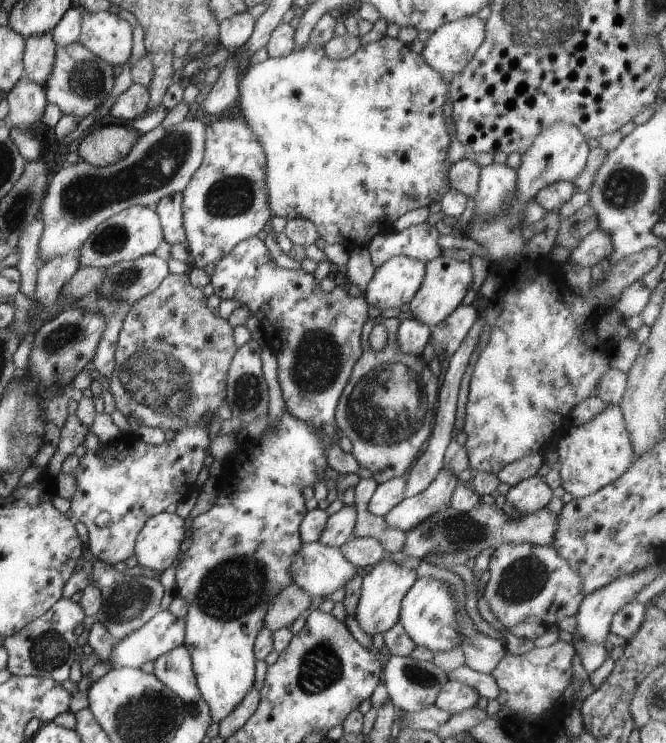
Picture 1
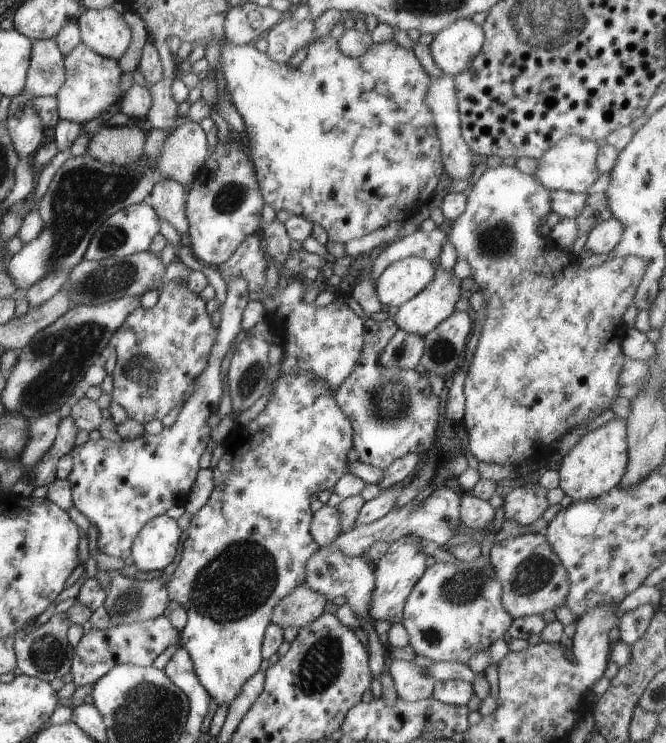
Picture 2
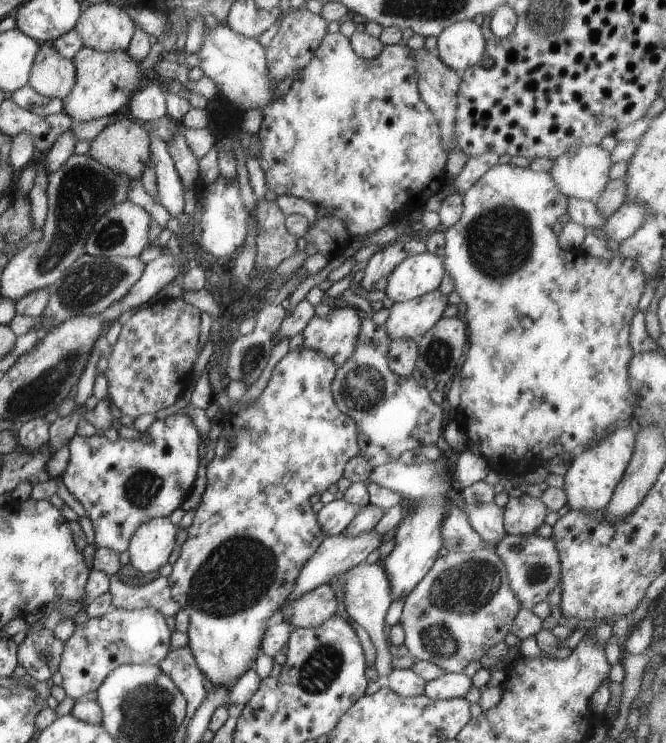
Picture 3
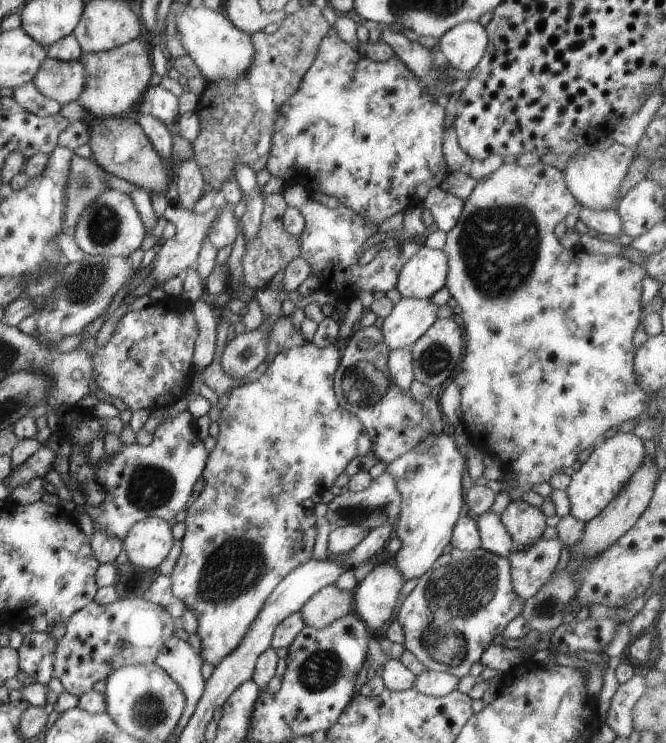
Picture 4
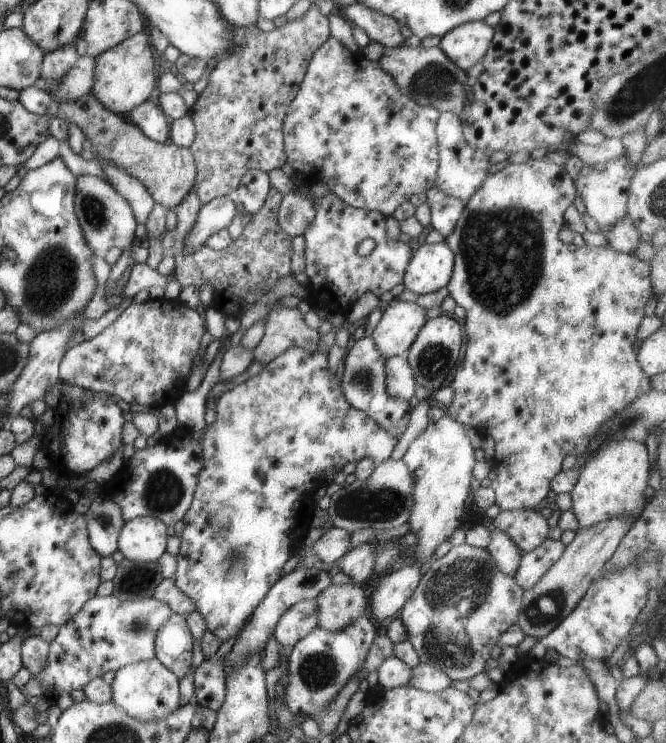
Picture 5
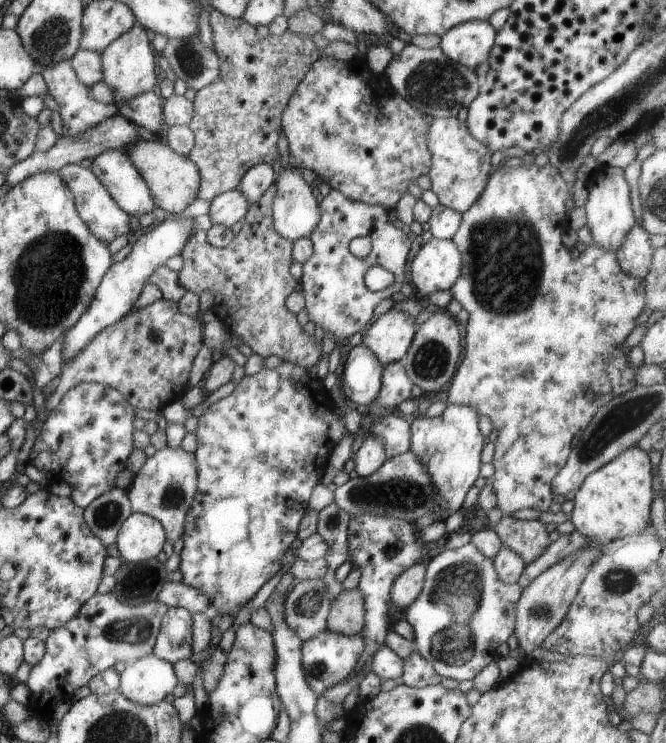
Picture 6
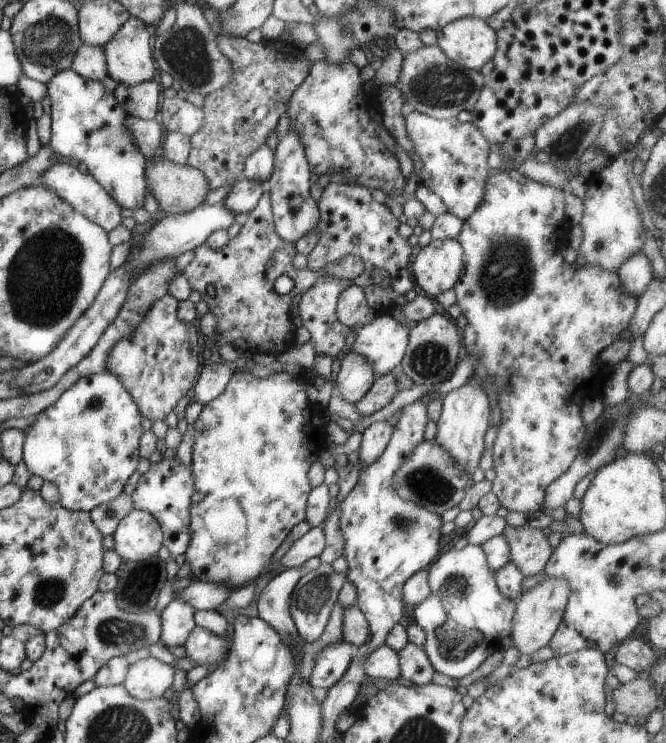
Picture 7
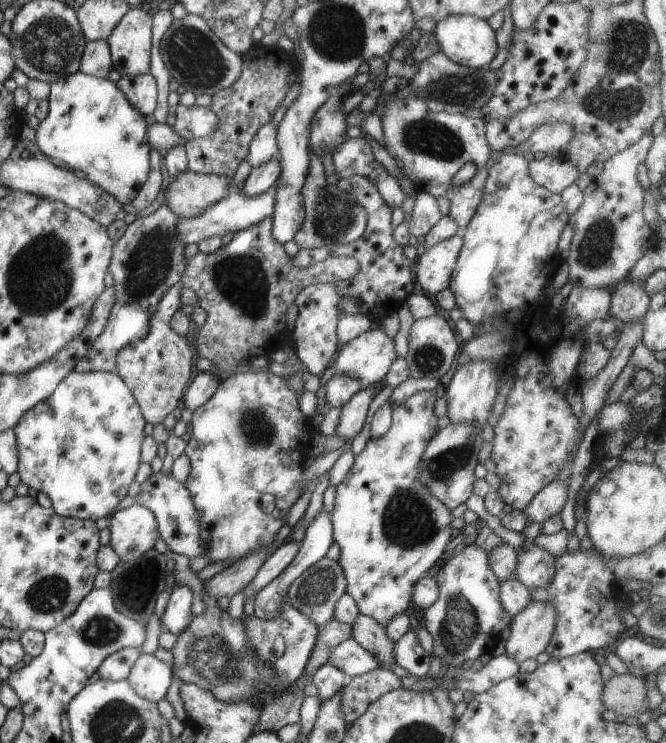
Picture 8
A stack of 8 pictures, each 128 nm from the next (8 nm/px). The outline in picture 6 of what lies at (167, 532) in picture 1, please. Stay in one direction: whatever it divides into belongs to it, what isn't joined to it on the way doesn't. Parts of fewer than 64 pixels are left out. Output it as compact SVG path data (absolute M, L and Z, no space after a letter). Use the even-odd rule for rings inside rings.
M131 513L127 516L115 538L120 559L137 563L154 558L165 541L161 524L144 513Z

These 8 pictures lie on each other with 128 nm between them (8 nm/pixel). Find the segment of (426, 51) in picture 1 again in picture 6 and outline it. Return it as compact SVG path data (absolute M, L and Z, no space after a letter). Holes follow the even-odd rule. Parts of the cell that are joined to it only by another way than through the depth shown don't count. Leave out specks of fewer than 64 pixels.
M474 19L455 24L439 37L439 49L445 57L457 62L458 65L465 66L471 70L489 58L489 50L494 44L495 30L486 20Z

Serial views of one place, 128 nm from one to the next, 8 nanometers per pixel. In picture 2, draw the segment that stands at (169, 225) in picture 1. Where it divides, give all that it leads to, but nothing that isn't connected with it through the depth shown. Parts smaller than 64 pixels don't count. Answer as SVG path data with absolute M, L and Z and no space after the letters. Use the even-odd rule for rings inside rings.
M171 179L156 182L143 202L167 221L180 235L186 237L188 222L185 216L183 187Z

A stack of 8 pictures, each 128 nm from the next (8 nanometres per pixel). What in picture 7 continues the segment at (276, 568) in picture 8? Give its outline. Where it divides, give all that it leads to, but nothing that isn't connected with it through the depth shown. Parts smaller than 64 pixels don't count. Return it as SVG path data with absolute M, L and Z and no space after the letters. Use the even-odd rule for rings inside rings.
M321 525L315 526L315 528L305 532L299 540L291 544L285 554L277 560L278 566L281 568L285 567L286 569L300 566L309 558L319 557L324 545L323 528Z

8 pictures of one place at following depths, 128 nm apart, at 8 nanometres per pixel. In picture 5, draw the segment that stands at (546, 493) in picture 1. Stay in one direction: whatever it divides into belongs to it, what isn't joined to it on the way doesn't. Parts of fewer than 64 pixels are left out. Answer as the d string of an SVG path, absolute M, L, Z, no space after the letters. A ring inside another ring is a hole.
M515 509L512 511L501 511L491 519L491 527L497 530L503 530L503 532L511 538L515 543L515 546L521 553L529 552L533 550L538 544L541 544L547 536L547 521L537 511L533 509Z

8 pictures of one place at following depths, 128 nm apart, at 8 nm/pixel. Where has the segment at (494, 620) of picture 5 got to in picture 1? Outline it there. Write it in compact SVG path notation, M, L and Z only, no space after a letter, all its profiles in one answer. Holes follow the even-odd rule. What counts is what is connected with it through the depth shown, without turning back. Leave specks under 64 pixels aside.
M419 577L401 599L398 612L399 624L416 646L439 652L450 650L460 644L460 634L455 612L456 599L452 591L440 580Z

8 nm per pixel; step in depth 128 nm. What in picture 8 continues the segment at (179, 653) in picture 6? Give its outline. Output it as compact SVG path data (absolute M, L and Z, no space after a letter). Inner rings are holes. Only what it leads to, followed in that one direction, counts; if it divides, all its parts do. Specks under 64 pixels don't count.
M179 586L170 594L160 622L163 631L176 636L191 622L191 602L194 596L189 587Z

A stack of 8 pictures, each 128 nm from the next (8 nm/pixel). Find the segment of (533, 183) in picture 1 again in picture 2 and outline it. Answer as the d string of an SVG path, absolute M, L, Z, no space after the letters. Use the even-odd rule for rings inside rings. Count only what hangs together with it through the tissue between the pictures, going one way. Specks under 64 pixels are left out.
M567 135L554 142L541 156L538 156L533 178L541 183L548 191L564 190L579 194L591 186L591 183L599 176L596 169L596 154L598 146L593 141L579 138L575 135Z

